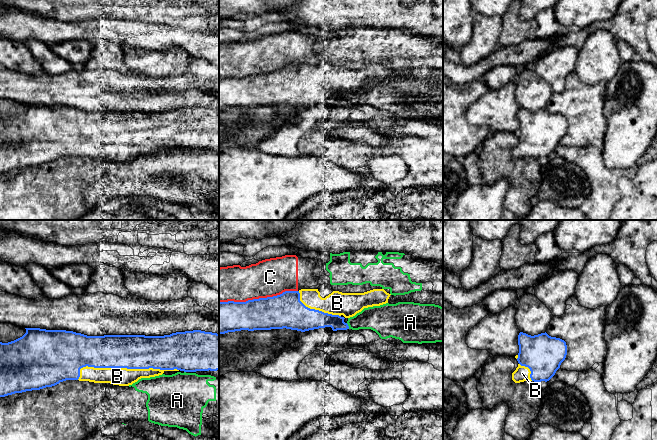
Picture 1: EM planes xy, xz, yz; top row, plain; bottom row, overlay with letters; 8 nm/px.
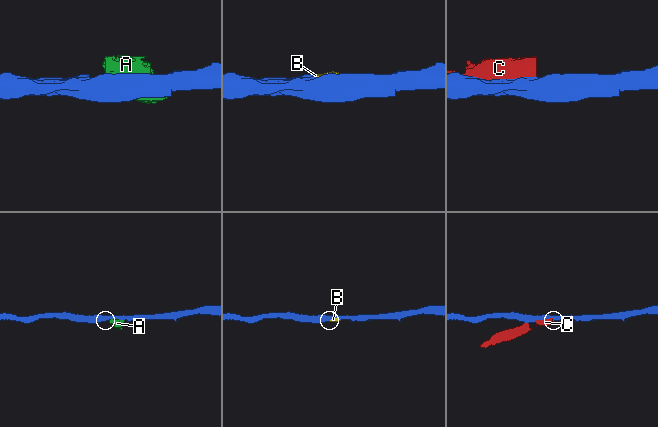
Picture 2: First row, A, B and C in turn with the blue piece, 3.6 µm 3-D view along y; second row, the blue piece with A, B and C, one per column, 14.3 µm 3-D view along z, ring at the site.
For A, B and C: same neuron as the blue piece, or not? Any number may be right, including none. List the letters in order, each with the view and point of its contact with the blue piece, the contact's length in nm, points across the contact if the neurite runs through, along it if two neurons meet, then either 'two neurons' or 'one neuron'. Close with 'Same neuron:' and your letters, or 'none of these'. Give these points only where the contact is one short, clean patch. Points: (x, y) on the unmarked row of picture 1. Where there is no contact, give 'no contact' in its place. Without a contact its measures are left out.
A: meets blue in xz at (348, 102); contact 50 nm long; two neurons
B: meets blue in xy at (124, 143); contact 800 nm long; one neuron
C: meets blue in xz at (259, 74); contact 650 nm long; two neurons
Same neuron: B

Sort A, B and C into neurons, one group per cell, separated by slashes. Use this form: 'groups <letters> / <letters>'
groups A C / B

